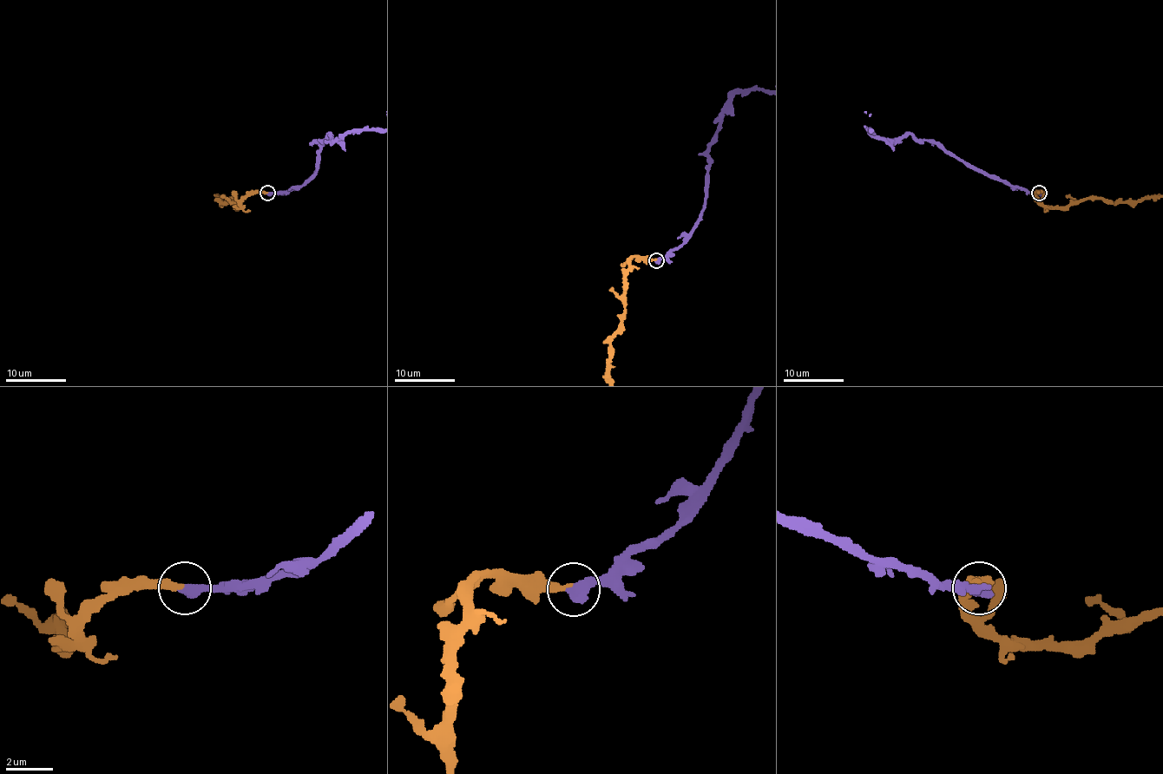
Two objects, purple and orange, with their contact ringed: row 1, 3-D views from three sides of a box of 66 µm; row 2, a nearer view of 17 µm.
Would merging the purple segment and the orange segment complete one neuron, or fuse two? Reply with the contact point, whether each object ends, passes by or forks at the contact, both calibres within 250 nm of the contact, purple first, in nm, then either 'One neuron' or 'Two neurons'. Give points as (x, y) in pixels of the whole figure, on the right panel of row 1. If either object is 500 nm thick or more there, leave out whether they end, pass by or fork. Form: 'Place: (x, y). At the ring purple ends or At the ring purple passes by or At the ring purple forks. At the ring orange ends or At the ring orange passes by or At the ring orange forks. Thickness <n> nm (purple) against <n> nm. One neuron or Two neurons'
Place: (1039, 193). Thickness 550 nm (purple) against 320 nm. One neuron

